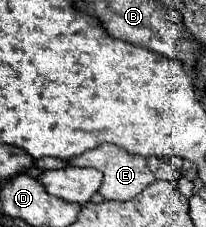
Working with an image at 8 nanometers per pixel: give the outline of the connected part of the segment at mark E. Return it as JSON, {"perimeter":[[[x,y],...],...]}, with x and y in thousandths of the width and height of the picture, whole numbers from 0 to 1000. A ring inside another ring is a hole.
{"perimeter":[[[485,639],[466,656],[437,656],[359,700],[330,700],[330,727],[369,727],[369,736],[456,736],[476,753],[495,753],[505,789],[495,789],[495,824],[476,833],[476,850],[505,877],[563,877],[563,885],[621,885],[650,877],[689,833],[709,833],[728,806],[748,797],[796,797],[796,789],[874,789],[874,753],[845,744],[806,700],[767,700],[767,692],[709,692],[680,700],[680,683],[631,683],[621,665],[592,665],[583,648],[553,639]]]}

